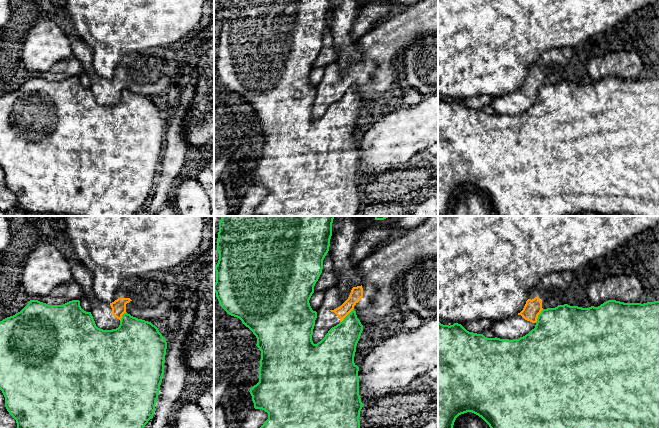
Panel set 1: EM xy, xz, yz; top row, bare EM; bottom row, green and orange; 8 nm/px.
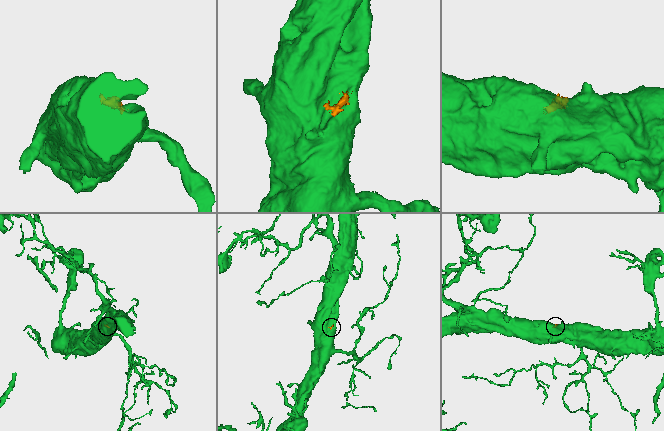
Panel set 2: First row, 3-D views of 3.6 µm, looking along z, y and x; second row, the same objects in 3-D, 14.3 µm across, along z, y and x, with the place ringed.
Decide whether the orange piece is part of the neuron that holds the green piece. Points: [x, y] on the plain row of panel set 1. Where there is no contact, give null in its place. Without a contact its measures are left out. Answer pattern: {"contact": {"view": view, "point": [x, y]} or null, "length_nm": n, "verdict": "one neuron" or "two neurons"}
{"contact": {"view": "xz", "point": [347, 91]}, "length_nm": 160, "verdict": "two neurons"}

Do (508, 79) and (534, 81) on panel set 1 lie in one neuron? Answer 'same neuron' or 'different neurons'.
different neurons

